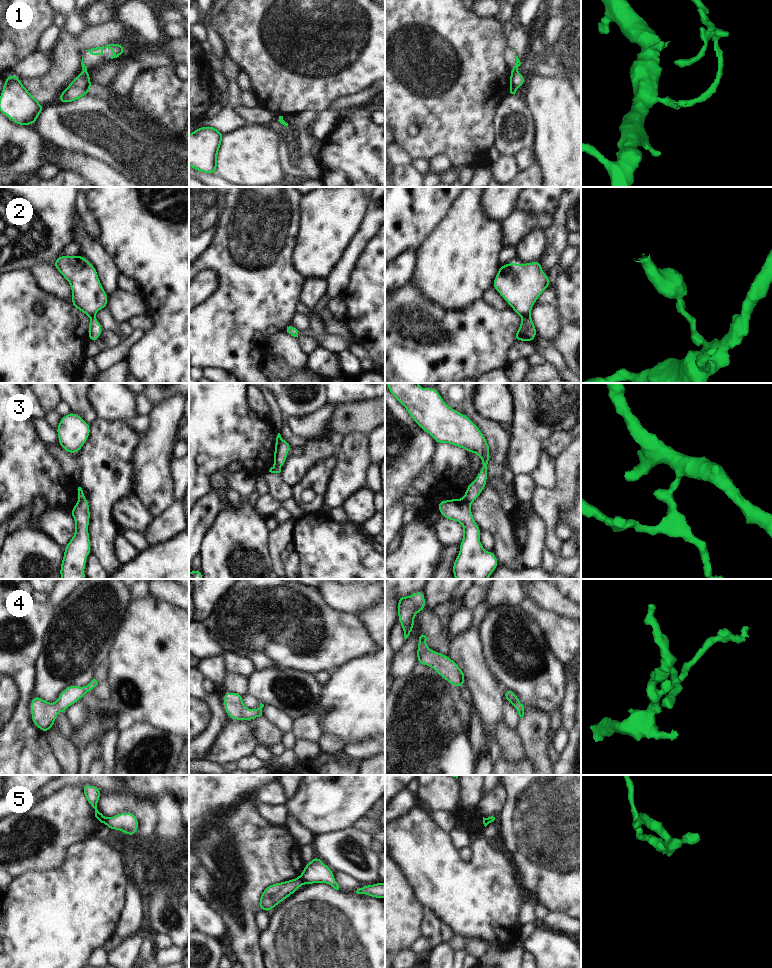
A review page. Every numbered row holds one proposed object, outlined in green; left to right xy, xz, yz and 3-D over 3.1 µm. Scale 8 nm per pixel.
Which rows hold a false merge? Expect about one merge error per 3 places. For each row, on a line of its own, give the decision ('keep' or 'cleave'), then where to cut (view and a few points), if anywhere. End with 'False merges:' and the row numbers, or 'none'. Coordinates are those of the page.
1: cleave; cut in yz along (516, 69), (511, 72)
2: cleave; cut in yz along (528, 314), (523, 317)
3: cleave; cut in xy along (85, 496), (78, 501)
4: keep; no cut
5: cleave; cut in xz along (300, 876), (305, 883)
False merges: 1, 2, 3, 5

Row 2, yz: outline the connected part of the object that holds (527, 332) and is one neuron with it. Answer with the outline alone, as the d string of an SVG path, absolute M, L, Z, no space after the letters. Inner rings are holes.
M530 315L523 317L520 326L514 336L515 341L525 341L532 342L534 341L537 330Z

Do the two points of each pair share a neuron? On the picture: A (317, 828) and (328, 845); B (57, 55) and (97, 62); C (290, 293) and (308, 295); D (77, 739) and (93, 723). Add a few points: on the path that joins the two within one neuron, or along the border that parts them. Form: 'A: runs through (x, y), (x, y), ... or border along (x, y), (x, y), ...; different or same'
A: border along (344, 828), (338, 831), (314, 835); different
B: border along (85, 50), (81, 56); different
C: border along (305, 279), (298, 301); different
D: runs through (81, 735), (89, 727); same

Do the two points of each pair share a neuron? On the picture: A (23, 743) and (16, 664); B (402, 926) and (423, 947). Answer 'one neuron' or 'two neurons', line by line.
A: one neuron
B: two neurons

